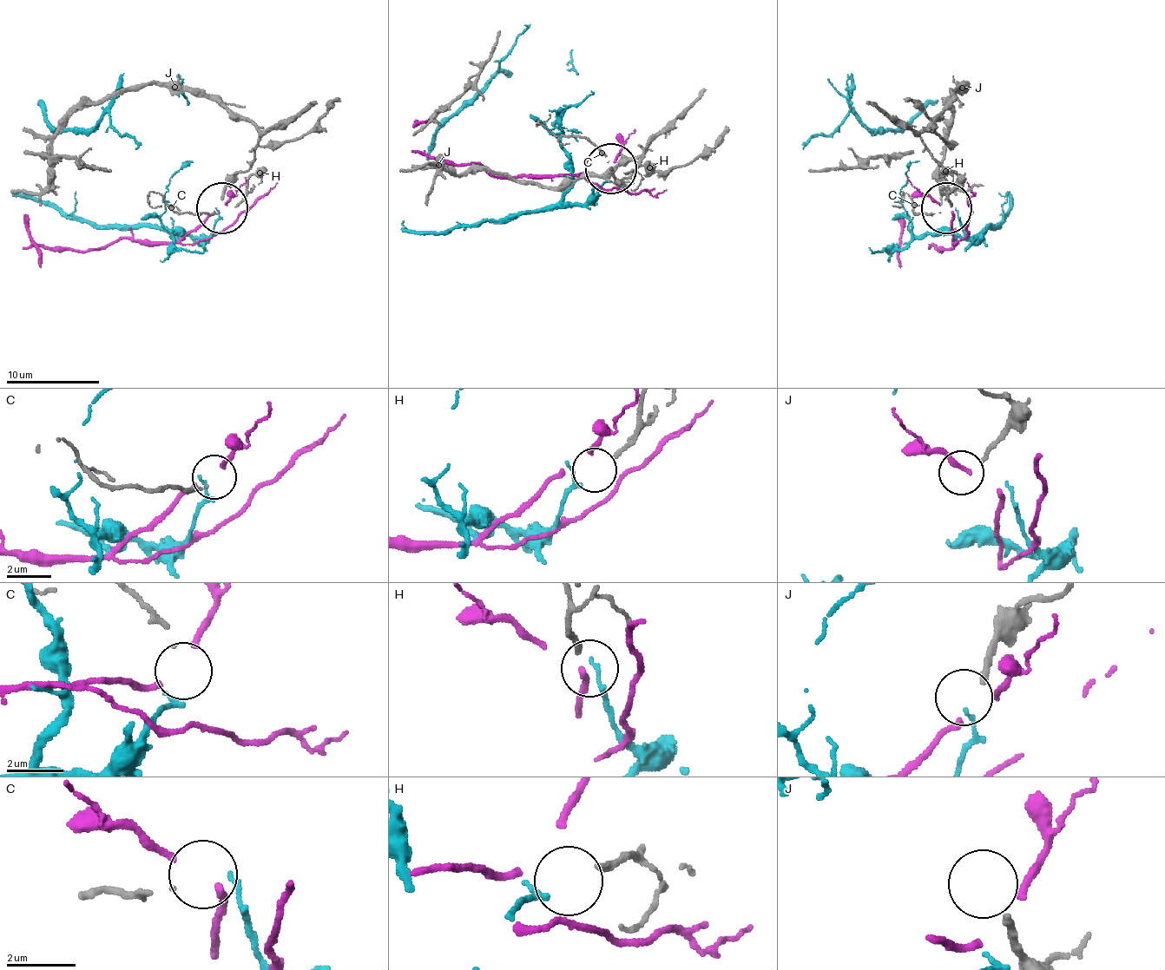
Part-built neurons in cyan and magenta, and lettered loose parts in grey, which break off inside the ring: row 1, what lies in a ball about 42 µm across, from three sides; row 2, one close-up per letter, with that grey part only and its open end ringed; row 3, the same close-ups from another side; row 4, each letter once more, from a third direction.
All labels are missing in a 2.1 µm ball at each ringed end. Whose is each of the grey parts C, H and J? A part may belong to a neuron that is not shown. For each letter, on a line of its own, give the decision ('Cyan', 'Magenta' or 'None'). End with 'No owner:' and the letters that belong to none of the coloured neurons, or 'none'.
C: None
H: Cyan
J: None
No owner: C, J

